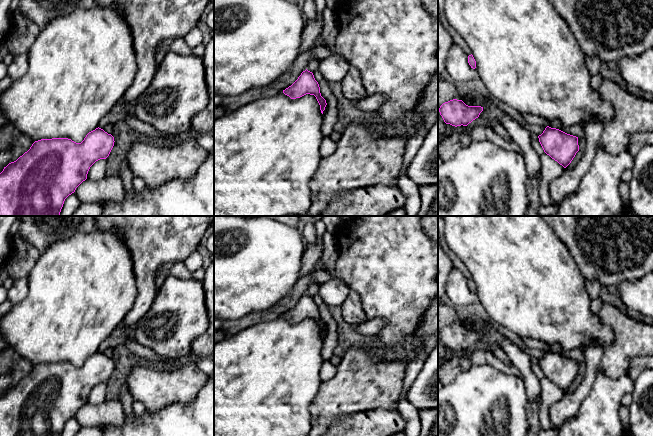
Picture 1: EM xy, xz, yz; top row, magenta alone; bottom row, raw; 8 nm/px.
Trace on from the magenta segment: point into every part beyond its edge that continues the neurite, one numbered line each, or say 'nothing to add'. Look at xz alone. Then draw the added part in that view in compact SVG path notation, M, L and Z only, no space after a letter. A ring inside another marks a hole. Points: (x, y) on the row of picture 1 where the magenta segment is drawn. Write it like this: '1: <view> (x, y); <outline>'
nothing to add

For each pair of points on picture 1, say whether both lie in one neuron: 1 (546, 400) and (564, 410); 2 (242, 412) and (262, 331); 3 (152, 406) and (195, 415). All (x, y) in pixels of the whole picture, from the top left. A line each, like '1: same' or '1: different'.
1: different
2: same
3: different

